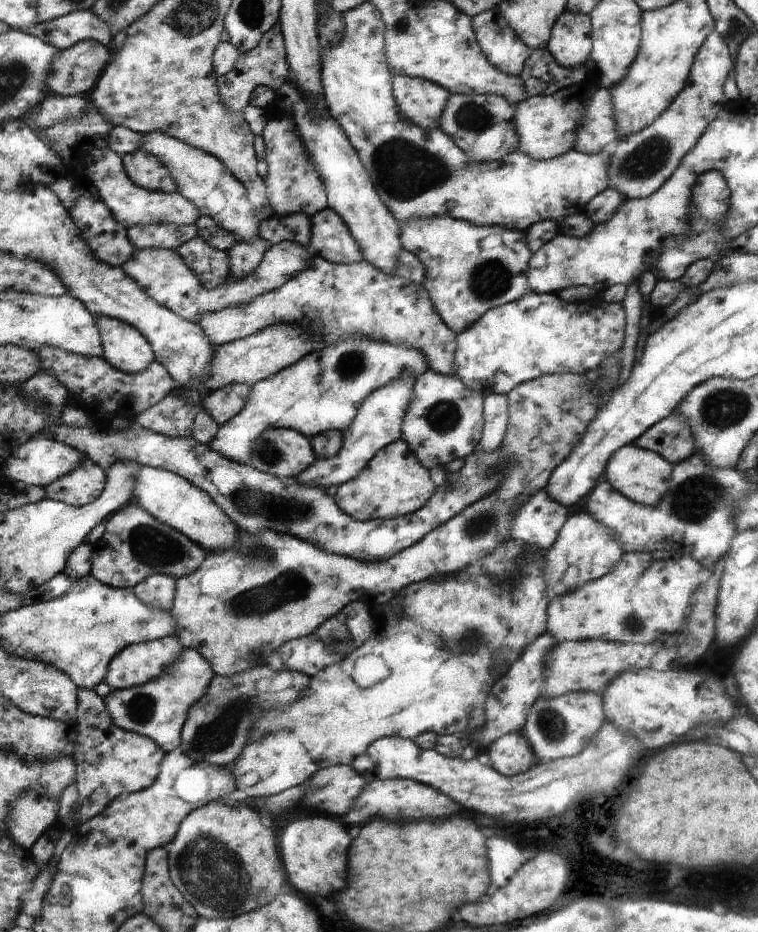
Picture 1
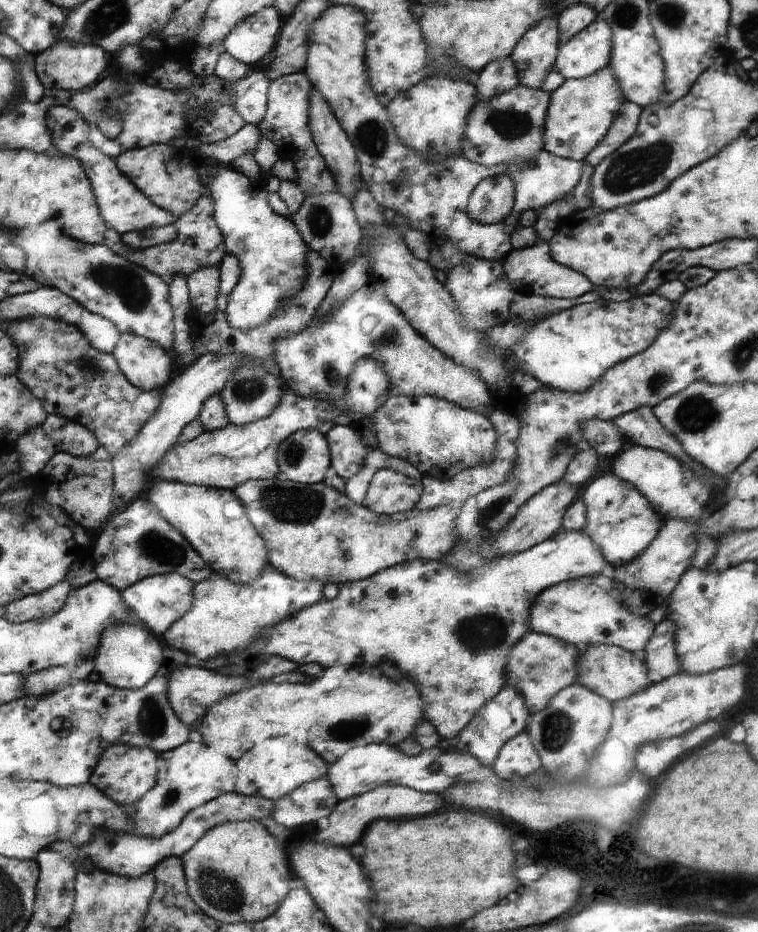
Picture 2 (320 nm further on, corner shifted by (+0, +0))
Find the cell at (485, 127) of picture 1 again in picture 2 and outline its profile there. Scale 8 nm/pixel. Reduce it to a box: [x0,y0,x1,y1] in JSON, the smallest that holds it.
[461,84,551,167]

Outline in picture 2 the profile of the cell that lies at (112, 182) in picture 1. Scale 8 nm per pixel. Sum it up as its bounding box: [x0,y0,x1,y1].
[50,104,177,235]

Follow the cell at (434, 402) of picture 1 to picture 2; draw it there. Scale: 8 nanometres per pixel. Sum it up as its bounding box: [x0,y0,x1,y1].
[370,395,498,480]

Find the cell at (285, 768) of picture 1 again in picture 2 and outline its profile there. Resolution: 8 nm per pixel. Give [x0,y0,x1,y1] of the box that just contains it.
[236,738,330,801]

